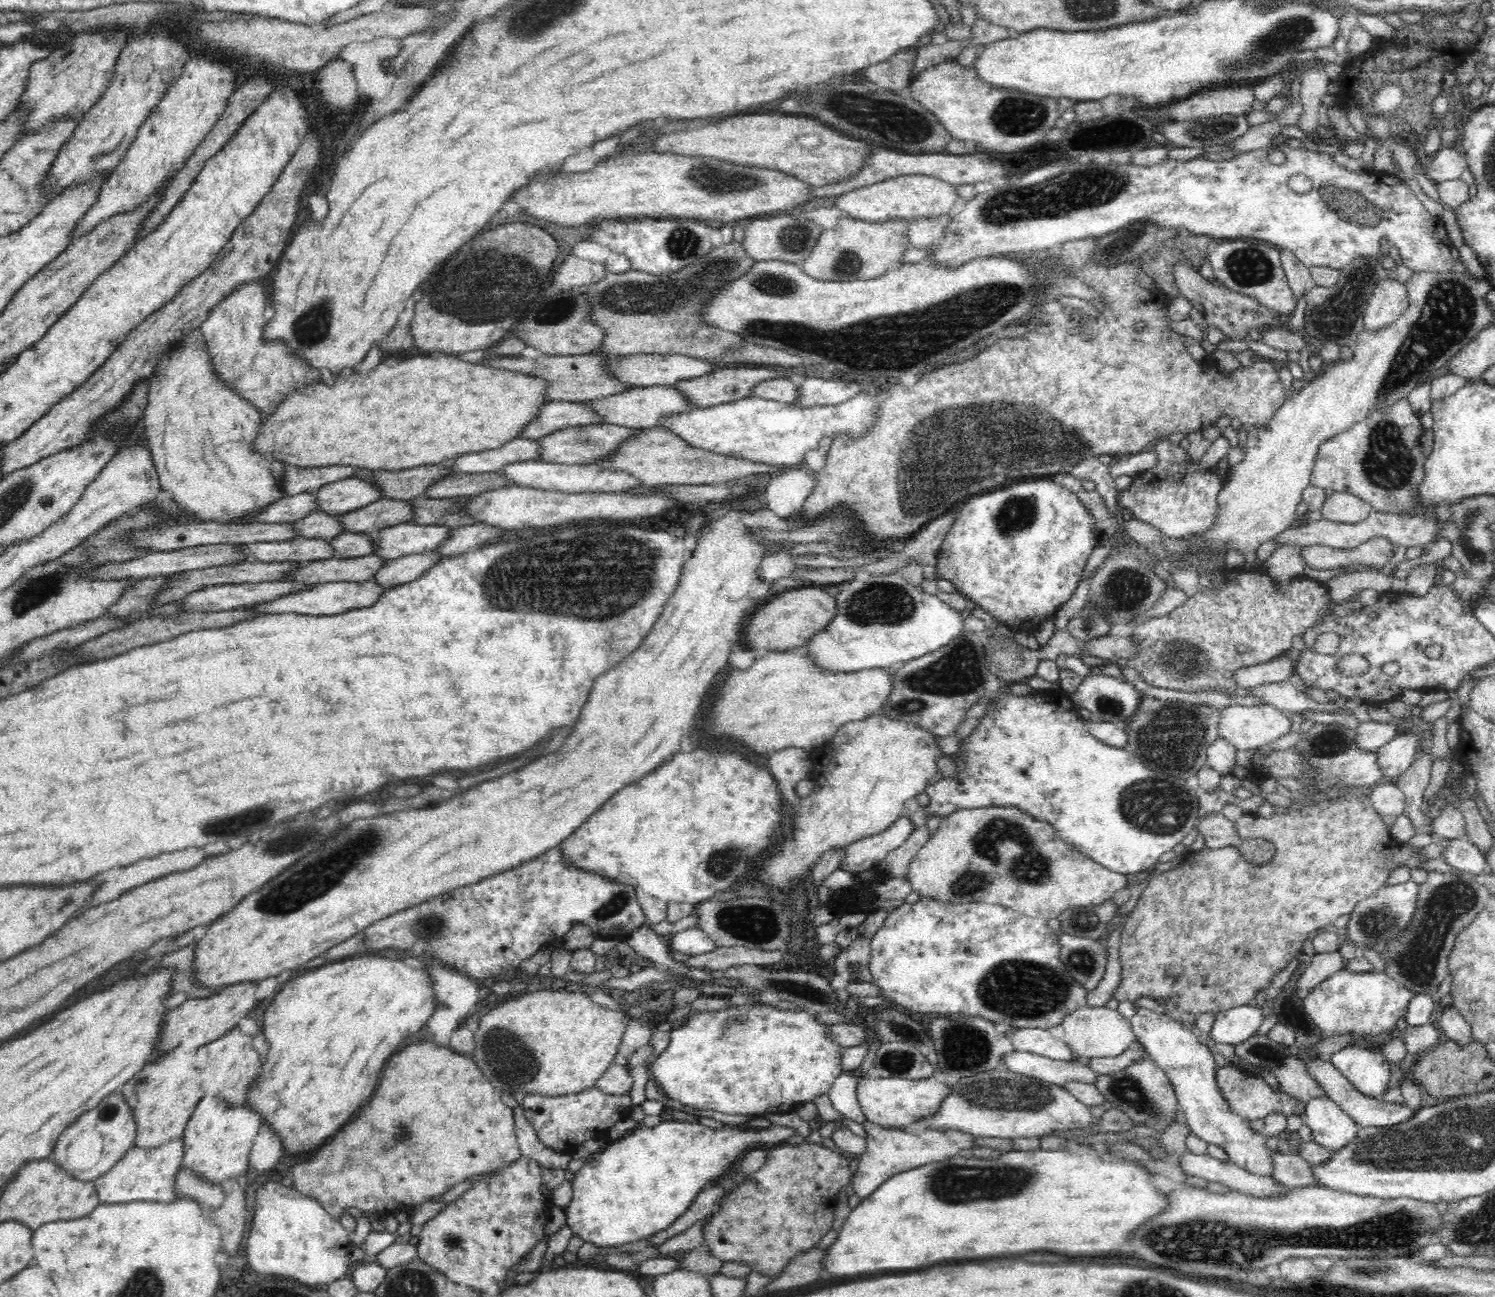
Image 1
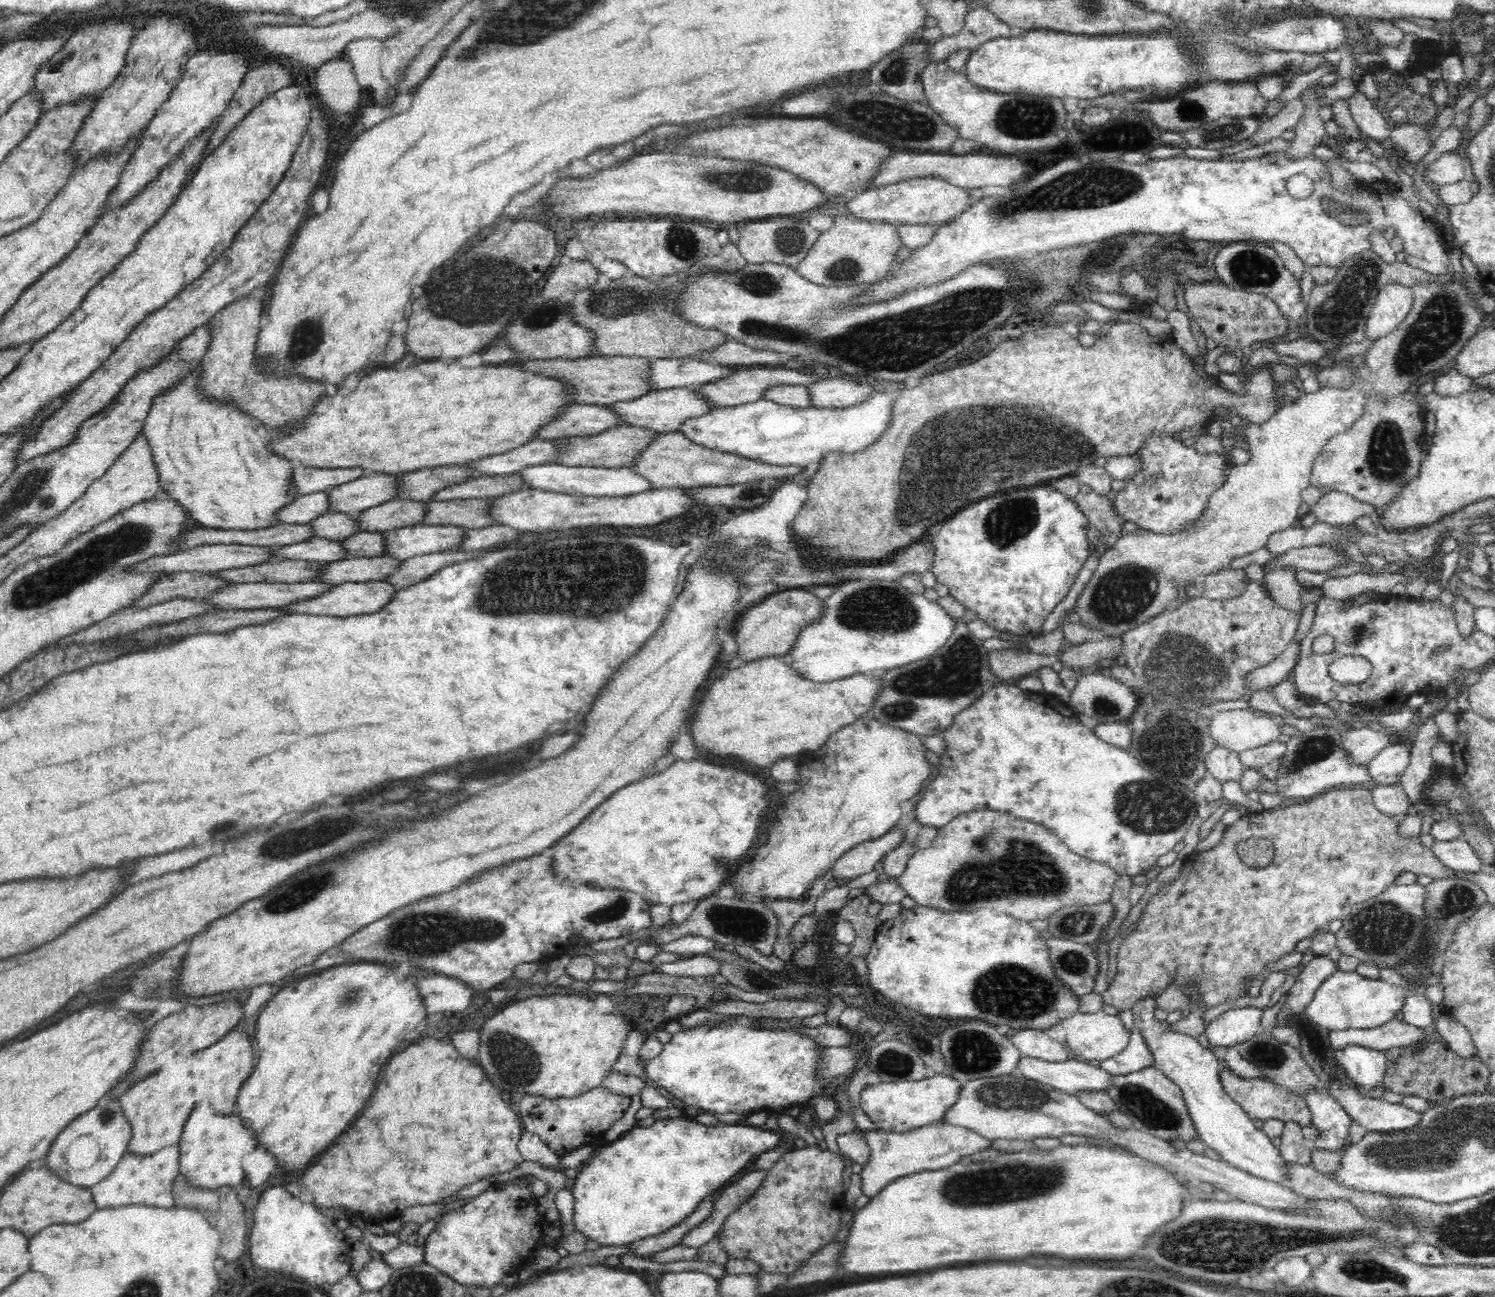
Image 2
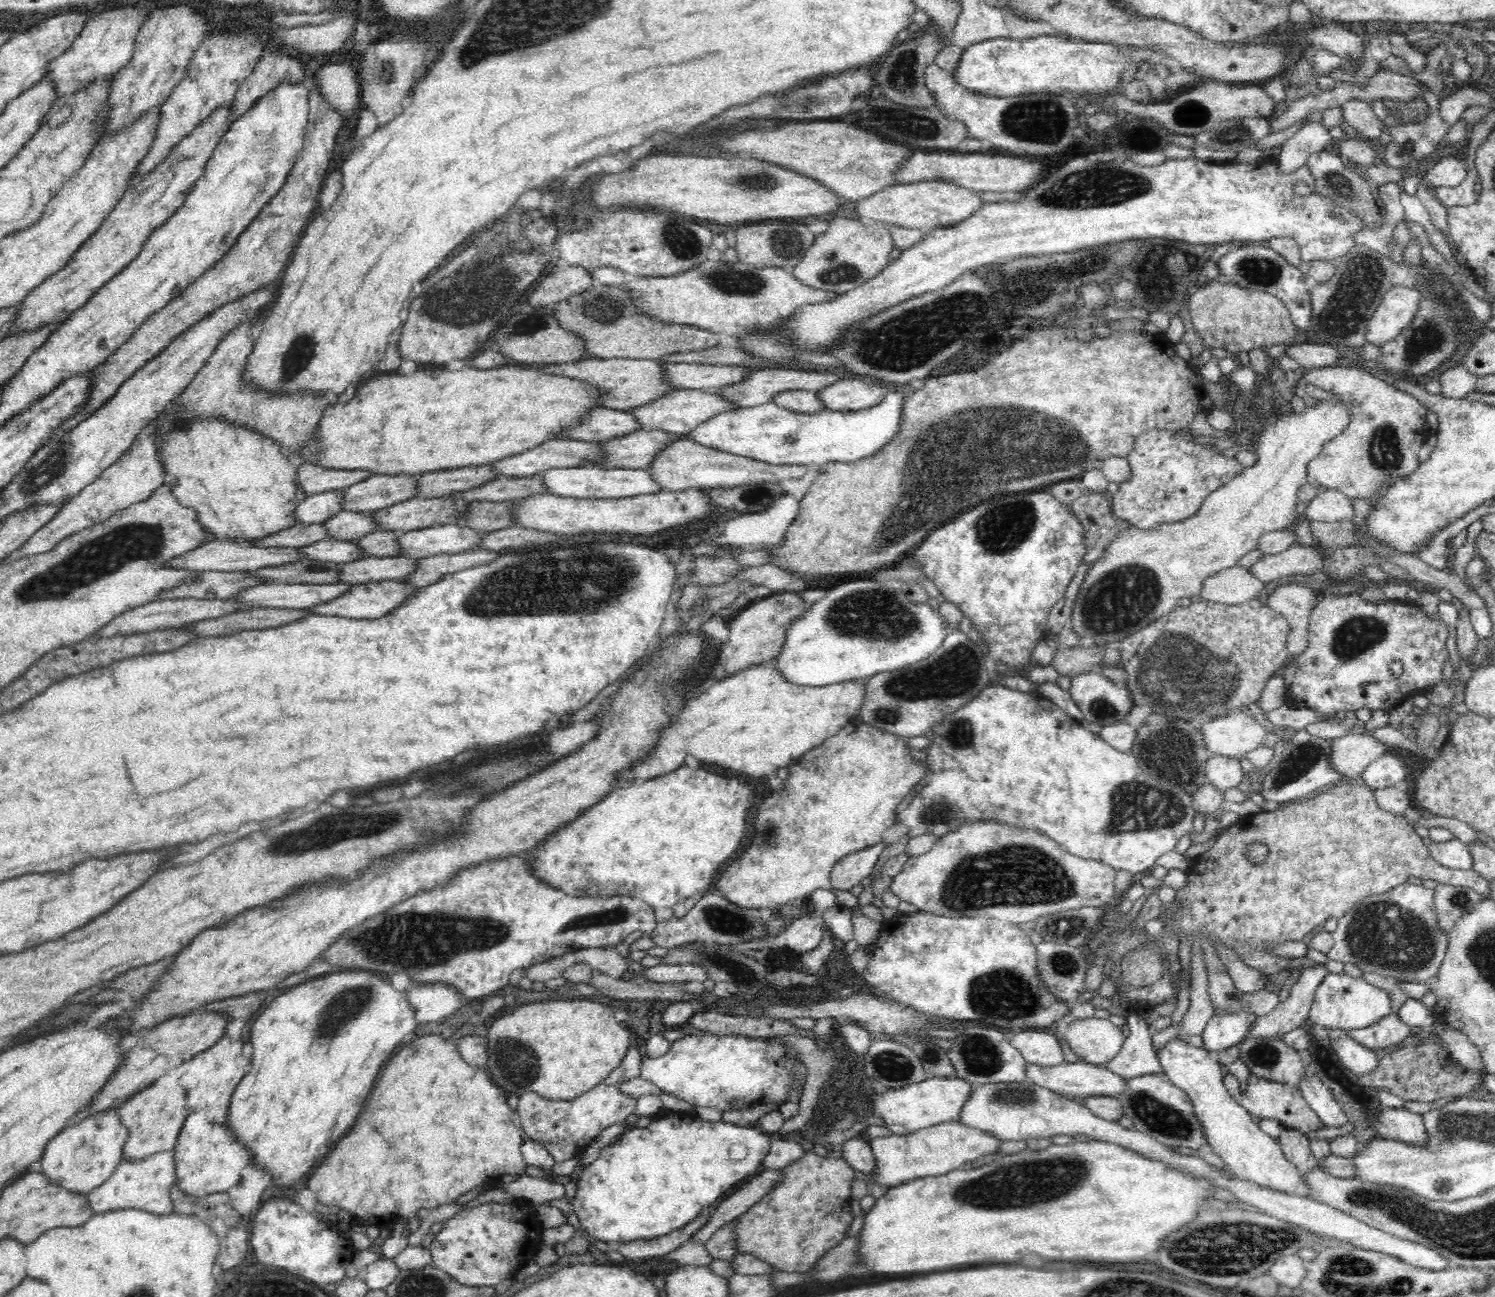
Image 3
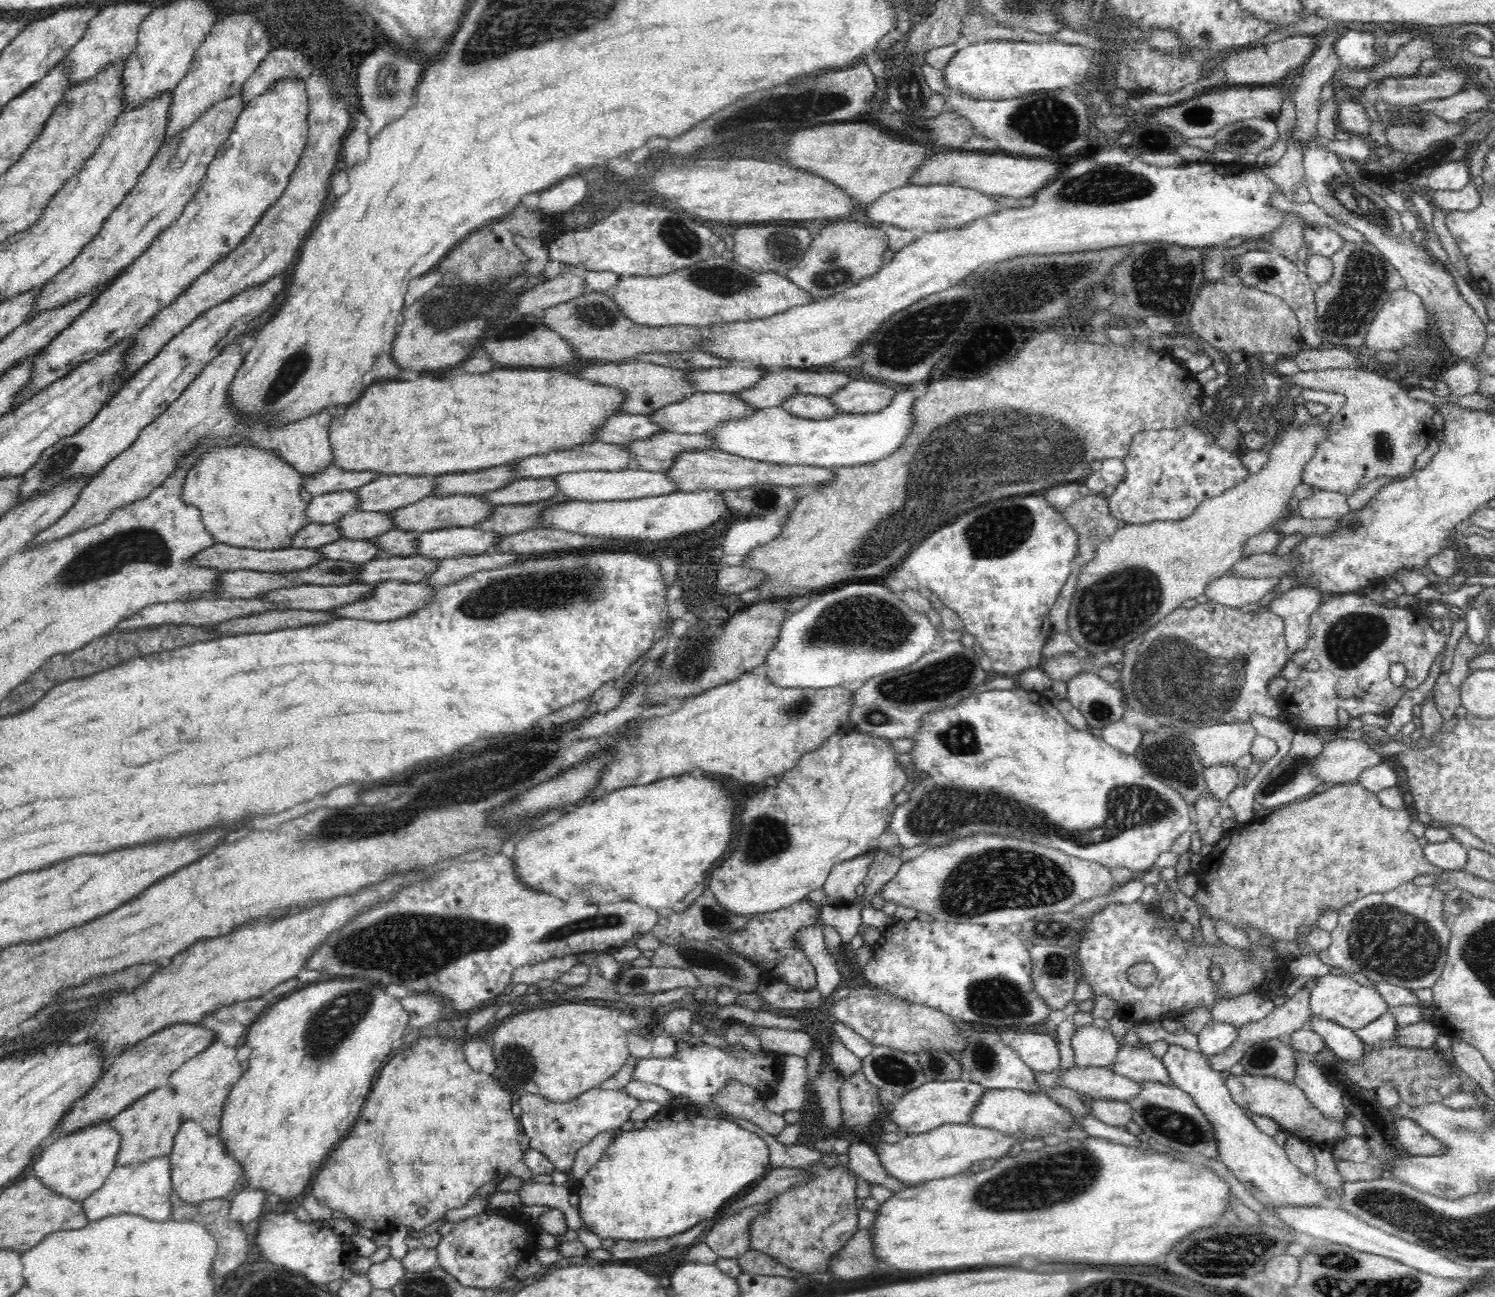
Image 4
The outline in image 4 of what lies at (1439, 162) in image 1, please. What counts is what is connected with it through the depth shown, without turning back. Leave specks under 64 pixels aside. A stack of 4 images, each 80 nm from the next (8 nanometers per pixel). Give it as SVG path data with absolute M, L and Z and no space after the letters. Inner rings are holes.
M1462 160L1442 162L1424 180L1432 190L1460 190L1471 180L1466 162Z

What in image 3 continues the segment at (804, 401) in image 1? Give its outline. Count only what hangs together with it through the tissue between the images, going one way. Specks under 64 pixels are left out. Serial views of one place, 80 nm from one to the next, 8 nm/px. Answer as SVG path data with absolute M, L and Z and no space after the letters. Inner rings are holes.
M854 378L854 380L839 380L836 384L816 393L822 397L827 410L853 411L870 408L882 402L886 388Z

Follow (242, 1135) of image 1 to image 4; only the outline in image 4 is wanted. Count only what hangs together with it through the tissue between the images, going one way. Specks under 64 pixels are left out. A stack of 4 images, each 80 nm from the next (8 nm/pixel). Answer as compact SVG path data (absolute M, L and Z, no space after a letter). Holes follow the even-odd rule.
M186 1120L182 1124L176 1134L169 1163L173 1193L192 1206L207 1200L230 1198L240 1181L240 1163L228 1155L217 1134L212 1136L206 1133L196 1121Z

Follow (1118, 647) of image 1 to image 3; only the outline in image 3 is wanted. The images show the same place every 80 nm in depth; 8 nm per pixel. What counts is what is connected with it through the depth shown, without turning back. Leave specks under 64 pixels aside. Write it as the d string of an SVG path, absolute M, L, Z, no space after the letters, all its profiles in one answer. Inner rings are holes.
M1082 644L1080 647L1058 650L1051 662L1058 675L1078 676L1092 670L1092 666L1101 664L1106 646Z

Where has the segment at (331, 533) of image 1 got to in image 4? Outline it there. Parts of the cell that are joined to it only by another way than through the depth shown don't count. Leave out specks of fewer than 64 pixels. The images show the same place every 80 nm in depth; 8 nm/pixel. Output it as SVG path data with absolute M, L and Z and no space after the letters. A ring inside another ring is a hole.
M356 511L346 513L335 525L342 531L342 539L371 539L392 529L390 515L384 511Z

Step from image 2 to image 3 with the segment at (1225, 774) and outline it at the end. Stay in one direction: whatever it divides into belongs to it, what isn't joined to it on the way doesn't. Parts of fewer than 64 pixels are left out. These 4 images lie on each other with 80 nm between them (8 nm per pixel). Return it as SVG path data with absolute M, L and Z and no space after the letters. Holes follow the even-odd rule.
M1224 755L1209 757L1205 765L1205 774L1208 783L1222 792L1237 787L1243 780L1245 773L1240 765L1240 758Z

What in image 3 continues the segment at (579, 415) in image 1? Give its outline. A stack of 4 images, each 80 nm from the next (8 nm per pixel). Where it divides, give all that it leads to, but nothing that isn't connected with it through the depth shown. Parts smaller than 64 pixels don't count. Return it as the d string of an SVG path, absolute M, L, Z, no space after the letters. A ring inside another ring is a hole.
M603 406L603 408L590 412L586 416L584 424L580 424L580 426L576 426L562 435L564 438L571 438L572 440L599 443L638 429L643 428L628 411L619 411Z

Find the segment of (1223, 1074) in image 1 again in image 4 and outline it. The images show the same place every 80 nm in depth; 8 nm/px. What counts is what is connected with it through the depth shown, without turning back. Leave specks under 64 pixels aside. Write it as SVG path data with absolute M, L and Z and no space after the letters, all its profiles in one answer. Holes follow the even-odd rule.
M1245 1072L1240 1076L1231 1075L1225 1080L1232 1098L1236 1104L1240 1105L1249 1114L1259 1114L1274 1119L1283 1130L1288 1130L1288 1134L1296 1135L1300 1138L1310 1138L1310 1142L1320 1148L1333 1150L1334 1144L1348 1134L1344 1132L1342 1120L1330 1120L1324 1116L1316 1105L1308 1100L1305 1092L1295 1083L1288 1082L1268 1076L1254 1076Z

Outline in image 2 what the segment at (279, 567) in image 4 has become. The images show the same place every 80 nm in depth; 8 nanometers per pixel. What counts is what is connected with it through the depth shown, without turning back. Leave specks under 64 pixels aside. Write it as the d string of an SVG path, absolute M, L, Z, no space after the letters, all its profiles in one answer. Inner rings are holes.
M204 544L188 550L180 549L166 556L153 556L151 559L143 560L136 566L135 572L212 572L254 566L272 560L271 552L267 547L250 546L243 544Z

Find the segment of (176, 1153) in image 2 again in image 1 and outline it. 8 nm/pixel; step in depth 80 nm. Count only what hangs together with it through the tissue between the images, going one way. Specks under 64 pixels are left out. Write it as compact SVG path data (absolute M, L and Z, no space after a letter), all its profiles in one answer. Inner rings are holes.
M182 1138L171 1140L162 1147L143 1150L132 1147L106 1174L94 1182L100 1203L114 1204L131 1201L171 1203L177 1199L175 1194L175 1176L181 1169L184 1156Z

